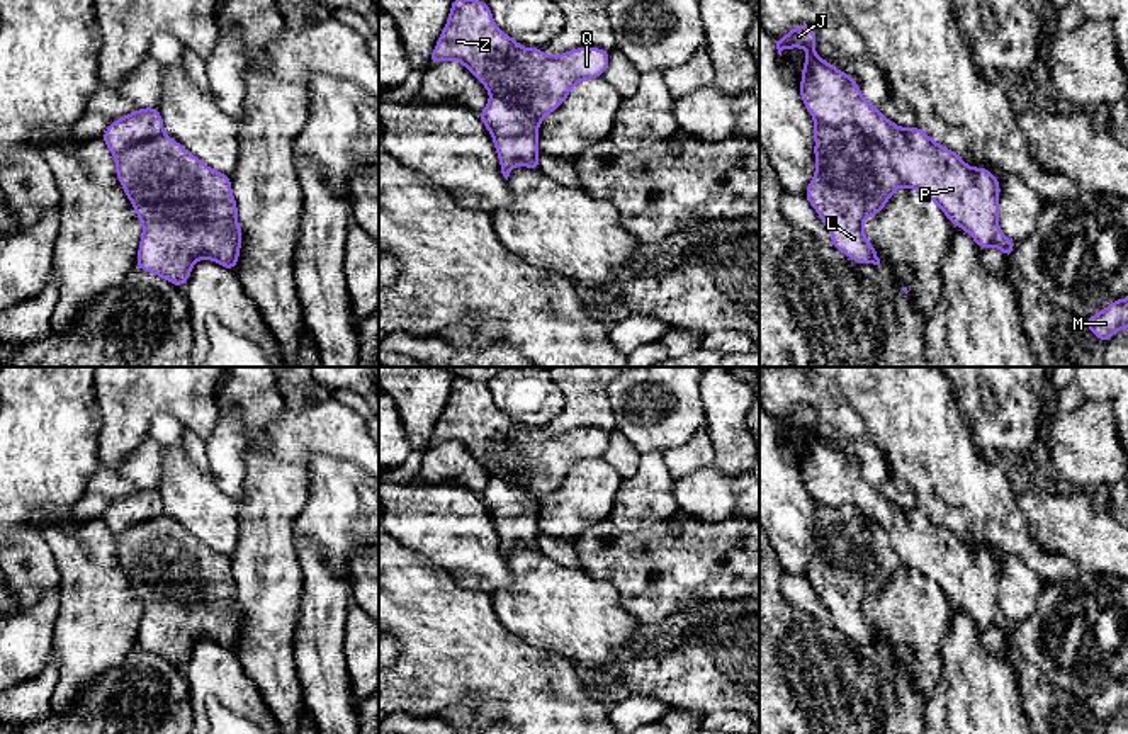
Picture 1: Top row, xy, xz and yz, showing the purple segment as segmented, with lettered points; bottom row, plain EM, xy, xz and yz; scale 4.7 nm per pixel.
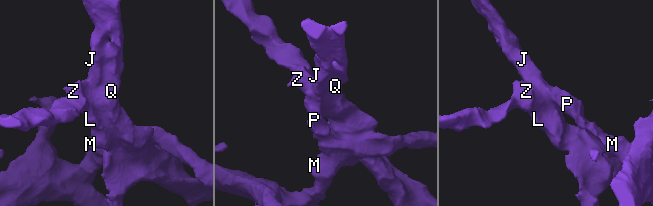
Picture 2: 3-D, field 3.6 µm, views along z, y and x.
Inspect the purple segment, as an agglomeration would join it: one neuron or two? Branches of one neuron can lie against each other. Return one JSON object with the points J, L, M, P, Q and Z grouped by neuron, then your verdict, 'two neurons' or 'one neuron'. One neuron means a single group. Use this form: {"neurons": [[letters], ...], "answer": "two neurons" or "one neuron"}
{"neurons": [["J", "M", "P"], ["L", "Q", "Z"]], "answer": "two neurons"}

